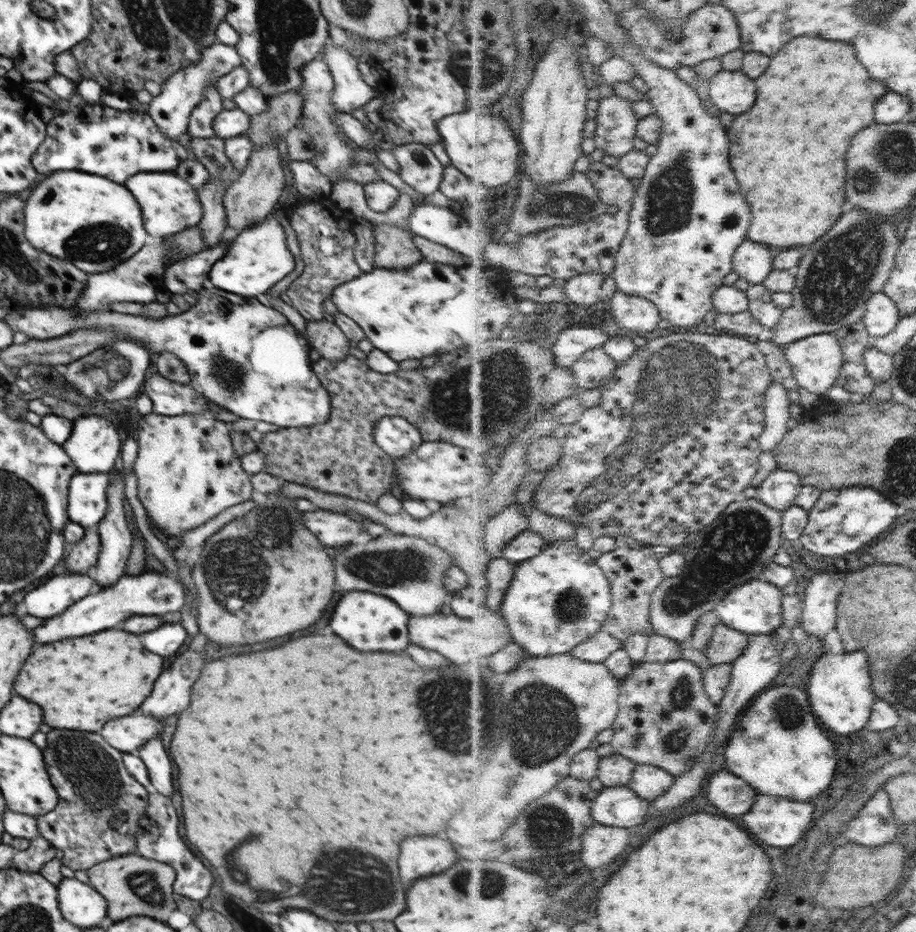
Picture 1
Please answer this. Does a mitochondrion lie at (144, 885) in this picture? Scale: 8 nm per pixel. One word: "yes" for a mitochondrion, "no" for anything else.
yes

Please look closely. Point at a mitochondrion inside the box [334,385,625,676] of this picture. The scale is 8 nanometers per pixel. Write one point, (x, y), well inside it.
(392, 569)

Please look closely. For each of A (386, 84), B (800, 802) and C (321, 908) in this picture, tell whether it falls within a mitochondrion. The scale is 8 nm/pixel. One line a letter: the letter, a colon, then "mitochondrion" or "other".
A: other
B: other
C: mitochondrion

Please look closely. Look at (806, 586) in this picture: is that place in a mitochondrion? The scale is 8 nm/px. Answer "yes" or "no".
no

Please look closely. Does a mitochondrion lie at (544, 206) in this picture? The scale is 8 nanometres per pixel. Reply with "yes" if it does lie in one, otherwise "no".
yes

